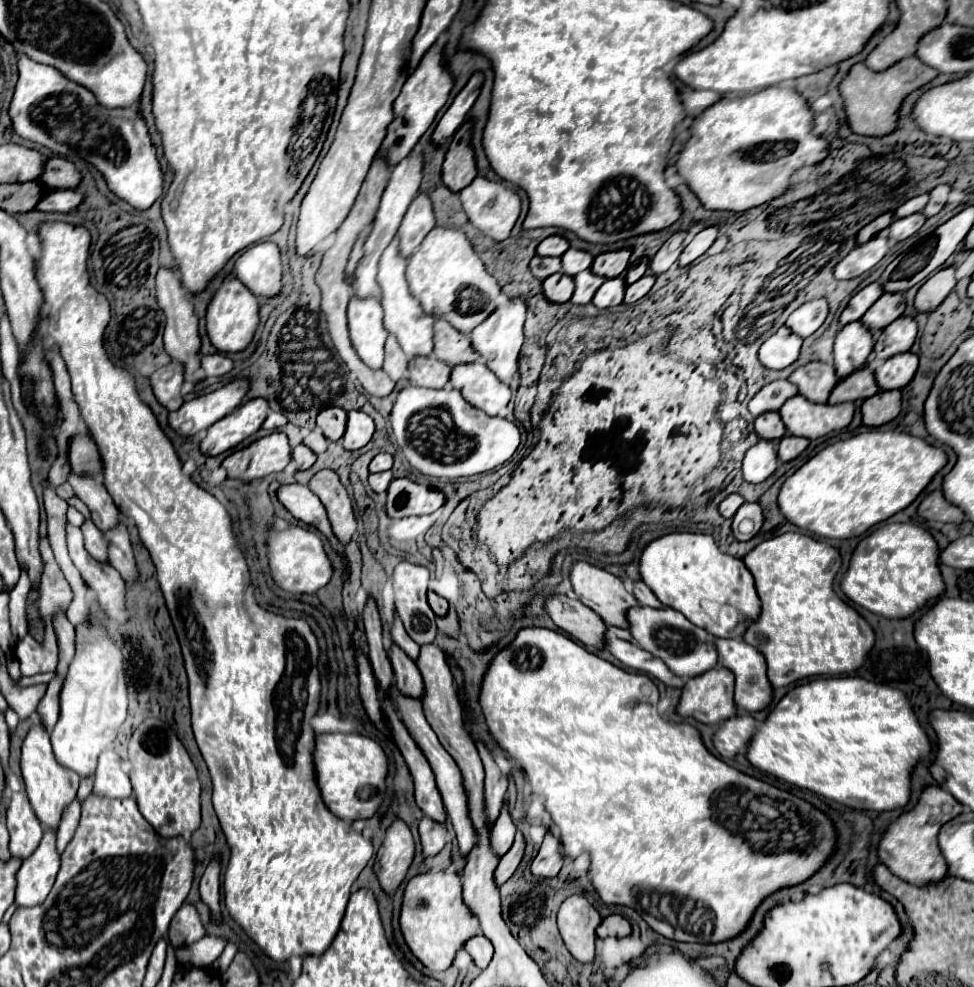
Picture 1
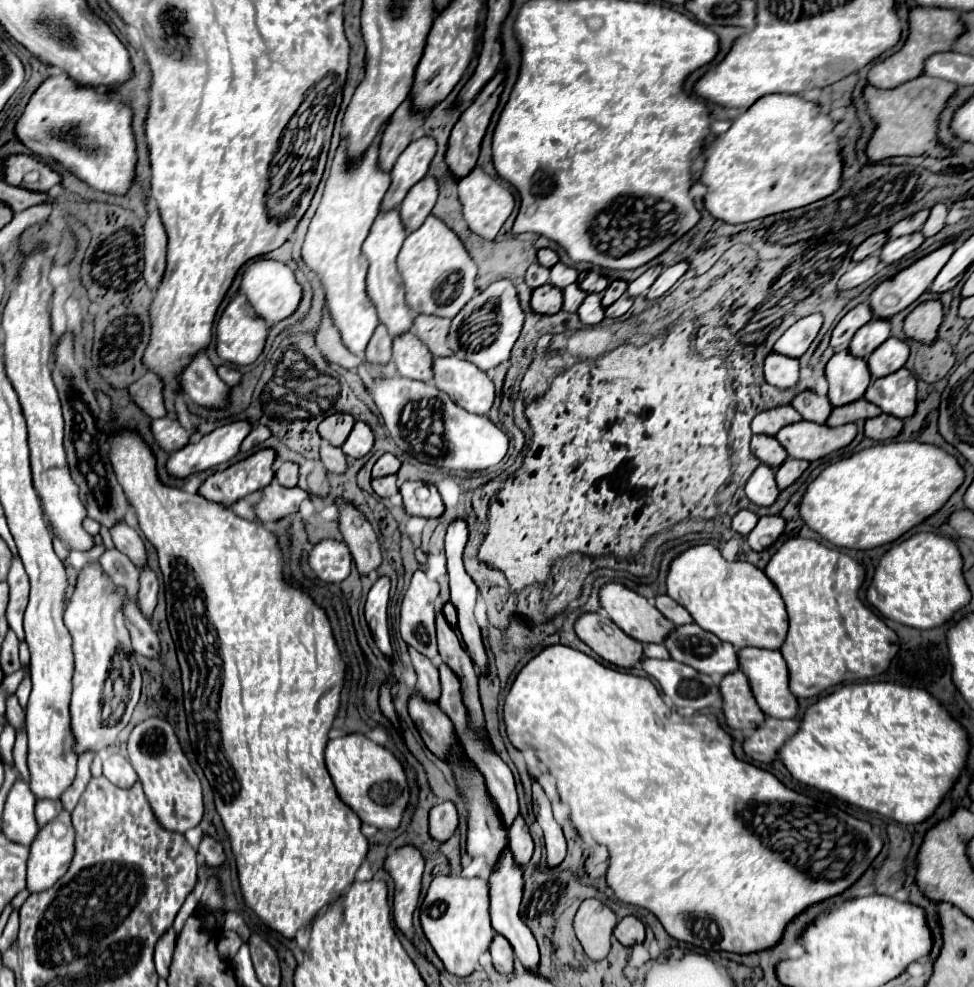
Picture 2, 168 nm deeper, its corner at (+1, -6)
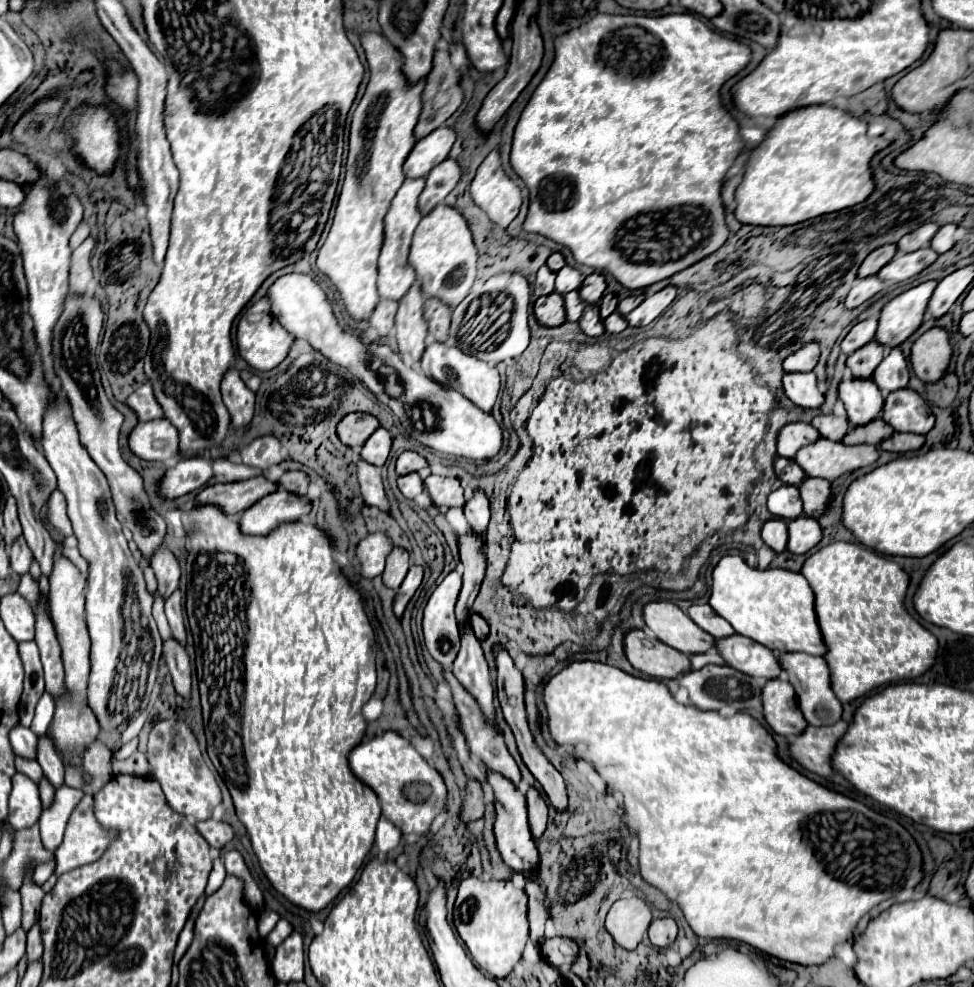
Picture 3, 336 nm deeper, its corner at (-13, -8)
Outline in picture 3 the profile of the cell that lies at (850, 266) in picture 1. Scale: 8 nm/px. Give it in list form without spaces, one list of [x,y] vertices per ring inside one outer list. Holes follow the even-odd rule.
[[[870,275],[870,277],[864,277],[864,279],[856,279],[854,287],[850,289],[850,293],[846,297],[846,307],[848,309],[858,307],[858,305],[868,301],[870,297],[874,297],[882,289],[884,289],[884,281],[880,277],[876,277],[876,275]]]

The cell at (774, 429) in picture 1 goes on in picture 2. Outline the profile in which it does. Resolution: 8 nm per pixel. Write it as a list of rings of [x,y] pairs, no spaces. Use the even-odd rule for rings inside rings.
[[[754,435],[752,437],[752,453],[768,467],[780,467],[788,455],[784,451],[784,447],[780,447],[780,443],[776,439],[766,439],[766,435]]]

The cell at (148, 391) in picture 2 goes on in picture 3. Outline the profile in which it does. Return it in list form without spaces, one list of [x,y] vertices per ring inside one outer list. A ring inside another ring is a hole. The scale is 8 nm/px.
[[[150,383],[142,385],[140,389],[136,389],[136,391],[126,399],[126,405],[130,405],[130,407],[136,411],[136,415],[138,415],[140,421],[152,421],[152,419],[164,417],[162,407],[158,405],[158,401],[156,401],[156,397],[154,397],[154,393],[152,393],[152,385],[150,385]]]

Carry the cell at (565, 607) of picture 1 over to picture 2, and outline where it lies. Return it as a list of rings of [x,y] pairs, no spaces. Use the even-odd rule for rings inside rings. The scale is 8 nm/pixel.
[[[604,611],[584,613],[576,621],[578,637],[608,663],[630,669],[644,659],[642,643],[626,635]]]

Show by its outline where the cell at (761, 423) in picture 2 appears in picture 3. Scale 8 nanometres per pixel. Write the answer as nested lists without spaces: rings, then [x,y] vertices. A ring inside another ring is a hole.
[[[796,421],[796,423],[788,423],[778,431],[778,455],[794,459],[796,451],[812,441],[816,441],[820,437],[818,429],[814,429],[810,423],[806,421]]]

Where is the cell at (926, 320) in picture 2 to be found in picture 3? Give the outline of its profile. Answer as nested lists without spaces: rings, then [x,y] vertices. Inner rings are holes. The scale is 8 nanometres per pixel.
[[[932,327],[924,335],[918,337],[918,341],[912,345],[910,361],[914,367],[914,373],[924,381],[938,381],[950,363],[952,347],[948,341],[948,333],[944,327]]]

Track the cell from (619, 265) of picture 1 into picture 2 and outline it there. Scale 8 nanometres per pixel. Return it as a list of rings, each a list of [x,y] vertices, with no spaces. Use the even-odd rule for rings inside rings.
[[[582,271],[576,279],[576,285],[586,293],[600,293],[608,285],[608,279],[596,271]]]

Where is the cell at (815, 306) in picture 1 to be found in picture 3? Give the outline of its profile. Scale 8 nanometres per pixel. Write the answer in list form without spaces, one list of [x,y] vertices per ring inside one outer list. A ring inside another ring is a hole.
[[[810,341],[806,345],[802,345],[798,351],[794,351],[792,355],[788,355],[784,359],[784,371],[812,371],[814,365],[818,363],[818,357],[820,357],[820,345],[818,341]]]

